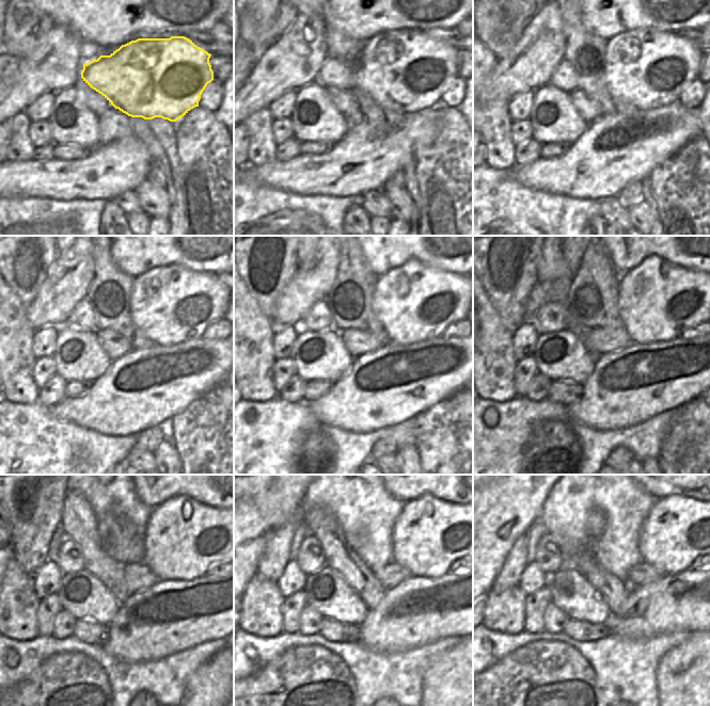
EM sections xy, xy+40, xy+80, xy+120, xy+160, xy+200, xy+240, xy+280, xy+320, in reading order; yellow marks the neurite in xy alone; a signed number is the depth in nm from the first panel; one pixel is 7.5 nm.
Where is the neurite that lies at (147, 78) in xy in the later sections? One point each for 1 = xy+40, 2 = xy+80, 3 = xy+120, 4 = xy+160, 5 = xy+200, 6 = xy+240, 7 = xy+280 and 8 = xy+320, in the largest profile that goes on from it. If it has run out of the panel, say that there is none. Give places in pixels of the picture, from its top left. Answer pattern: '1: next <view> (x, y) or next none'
1: next xy+40 (407, 67)
2: next xy+80 (648, 68)
3: next xy+120 (170, 305)
4: next xy+160 (413, 303)
5: next xy+200 (658, 300)
6: next xy+240 (184, 539)
7: next xy+280 (429, 534)
8: next xy+320 (677, 530)

